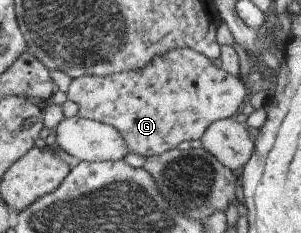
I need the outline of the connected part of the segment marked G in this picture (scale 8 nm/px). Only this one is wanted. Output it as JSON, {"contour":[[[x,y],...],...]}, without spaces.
{"contour":[[[173,48],[153,58],[139,71],[127,70],[108,76],[79,76],[70,80],[66,99],[77,105],[76,115],[114,127],[128,152],[141,157],[154,156],[177,147],[181,141],[200,139],[206,127],[217,120],[230,118],[245,103],[246,89],[239,77],[211,65],[200,53],[187,48]]]}

